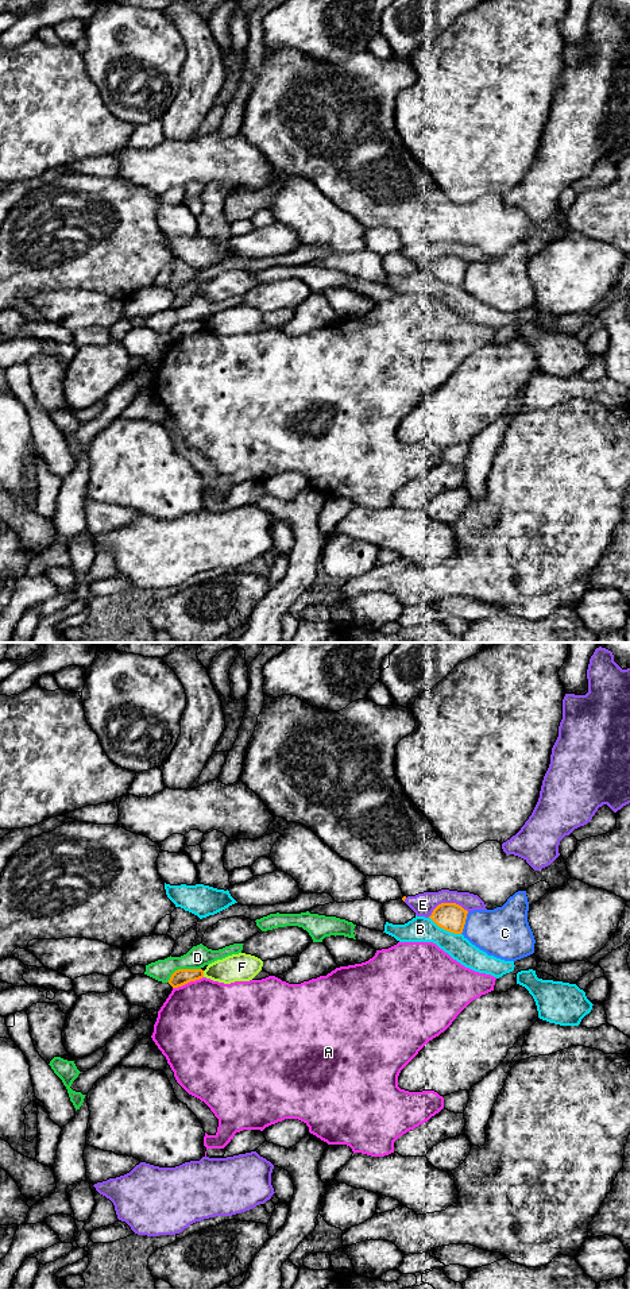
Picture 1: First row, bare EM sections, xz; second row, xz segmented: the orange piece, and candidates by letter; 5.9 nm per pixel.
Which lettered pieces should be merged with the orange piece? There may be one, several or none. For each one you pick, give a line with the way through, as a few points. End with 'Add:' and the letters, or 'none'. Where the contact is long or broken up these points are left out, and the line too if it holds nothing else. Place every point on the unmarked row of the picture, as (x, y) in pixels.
Add: none

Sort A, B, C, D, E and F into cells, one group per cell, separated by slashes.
A / B / C / D / E / F

